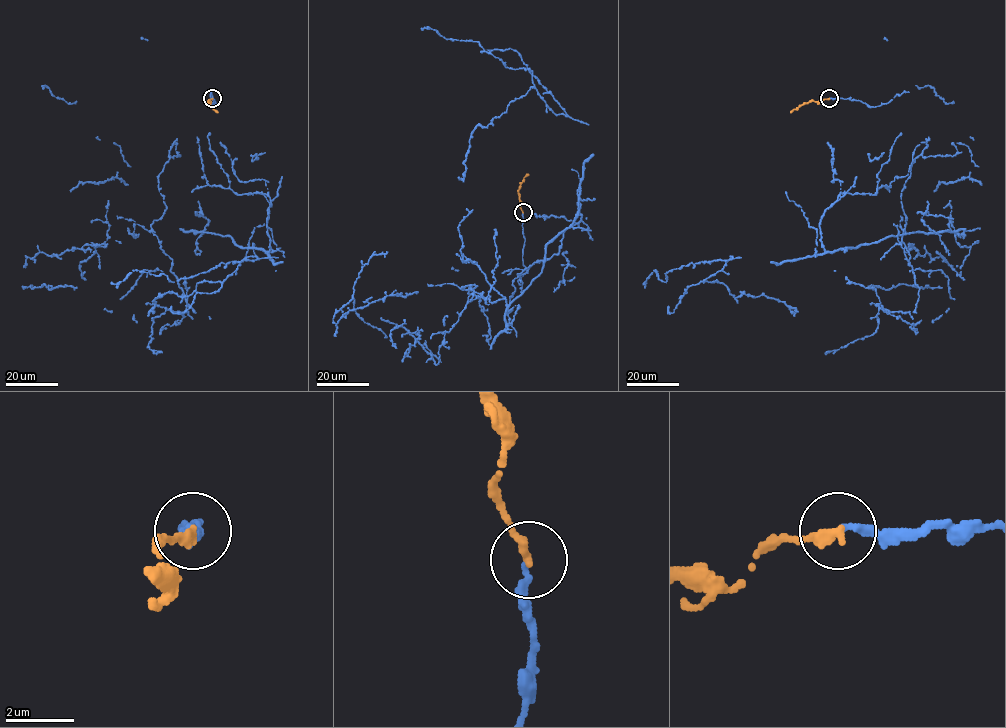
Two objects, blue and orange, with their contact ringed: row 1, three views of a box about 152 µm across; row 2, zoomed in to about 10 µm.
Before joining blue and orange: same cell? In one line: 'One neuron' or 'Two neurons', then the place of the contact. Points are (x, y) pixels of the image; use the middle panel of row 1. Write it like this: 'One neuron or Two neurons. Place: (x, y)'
One neuron. Place: (523, 212)

